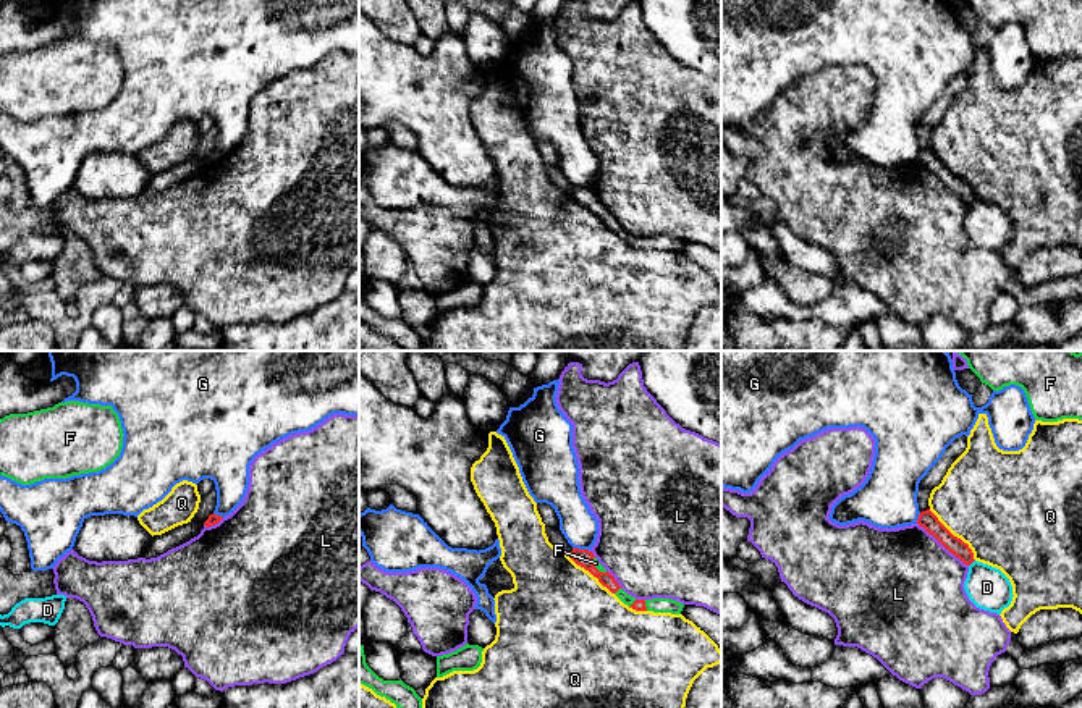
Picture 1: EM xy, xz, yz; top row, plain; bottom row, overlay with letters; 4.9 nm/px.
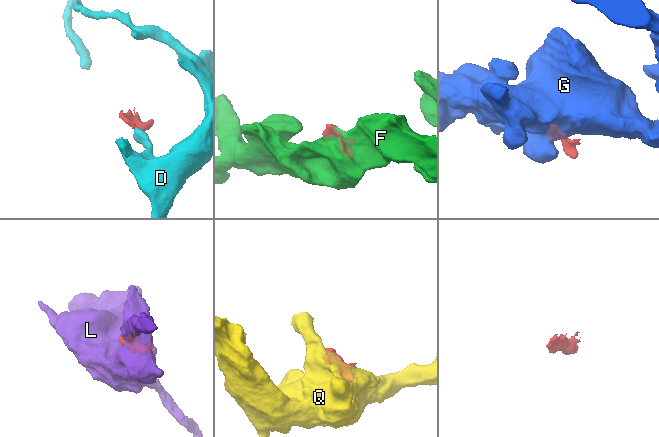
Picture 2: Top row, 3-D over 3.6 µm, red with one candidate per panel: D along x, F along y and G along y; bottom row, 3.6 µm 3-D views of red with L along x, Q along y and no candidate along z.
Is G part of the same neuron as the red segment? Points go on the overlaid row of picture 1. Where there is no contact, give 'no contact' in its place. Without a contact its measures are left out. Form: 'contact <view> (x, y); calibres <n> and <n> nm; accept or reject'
contact xz (581, 550); calibres 90 and 180 nm; reject

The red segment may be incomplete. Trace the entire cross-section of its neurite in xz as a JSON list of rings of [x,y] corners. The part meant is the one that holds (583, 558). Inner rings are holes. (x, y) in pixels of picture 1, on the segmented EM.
[[[573,548],[573,551],[568,554],[577,566],[589,571],[594,577],[598,579],[598,582],[607,587],[611,593],[615,593],[624,605],[636,611],[653,611],[653,613],[671,613],[671,614],[681,614],[684,605],[670,600],[670,598],[653,598],[653,600],[636,600],[634,596],[628,595],[619,584],[615,580],[615,577],[598,563],[598,559],[594,556],[589,550],[579,550]]]

